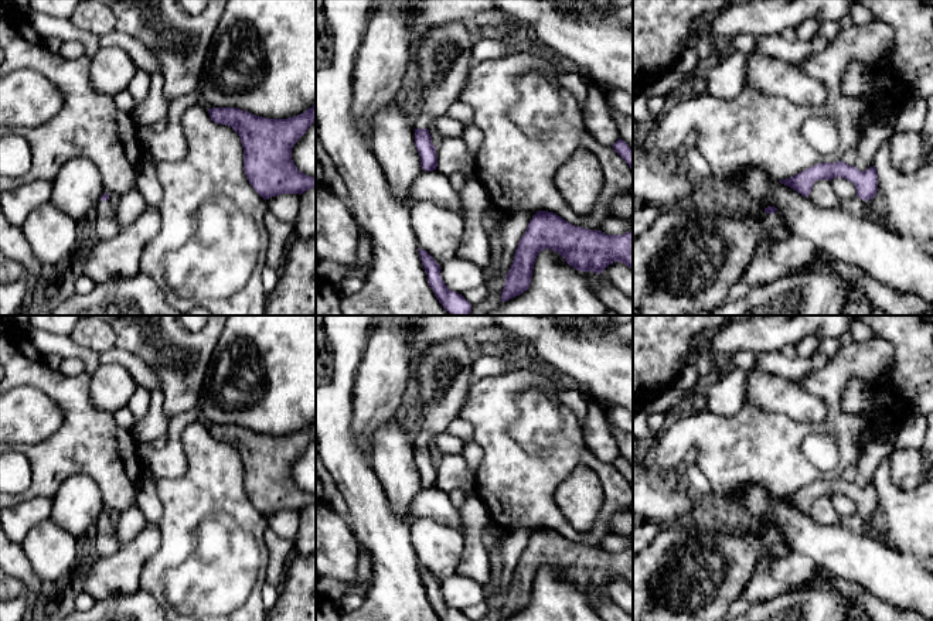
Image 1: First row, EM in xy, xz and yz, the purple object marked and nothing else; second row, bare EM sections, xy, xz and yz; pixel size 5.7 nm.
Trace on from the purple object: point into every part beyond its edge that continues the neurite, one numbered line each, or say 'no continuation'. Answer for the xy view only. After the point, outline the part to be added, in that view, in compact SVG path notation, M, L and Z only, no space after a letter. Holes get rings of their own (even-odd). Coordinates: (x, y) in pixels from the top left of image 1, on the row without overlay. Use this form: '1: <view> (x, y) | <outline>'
1: xy (105, 541) | M110 516L101 518L91 535L96 557L108 557L120 549L118 528Z

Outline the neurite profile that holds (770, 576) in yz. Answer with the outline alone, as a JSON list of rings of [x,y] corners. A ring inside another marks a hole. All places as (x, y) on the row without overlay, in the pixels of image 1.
[[[790,550],[784,557],[760,556],[752,567],[752,576],[740,598],[753,603],[767,600],[806,586],[818,574],[820,567],[810,557],[794,550]]]

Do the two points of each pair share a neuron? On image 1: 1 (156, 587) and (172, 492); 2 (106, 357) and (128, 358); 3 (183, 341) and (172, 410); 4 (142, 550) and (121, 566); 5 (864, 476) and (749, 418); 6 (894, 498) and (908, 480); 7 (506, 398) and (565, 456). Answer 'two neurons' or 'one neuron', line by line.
1: one neuron
2: one neuron
3: one neuron
4: one neuron
5: two neurons
6: two neurons
7: one neuron

